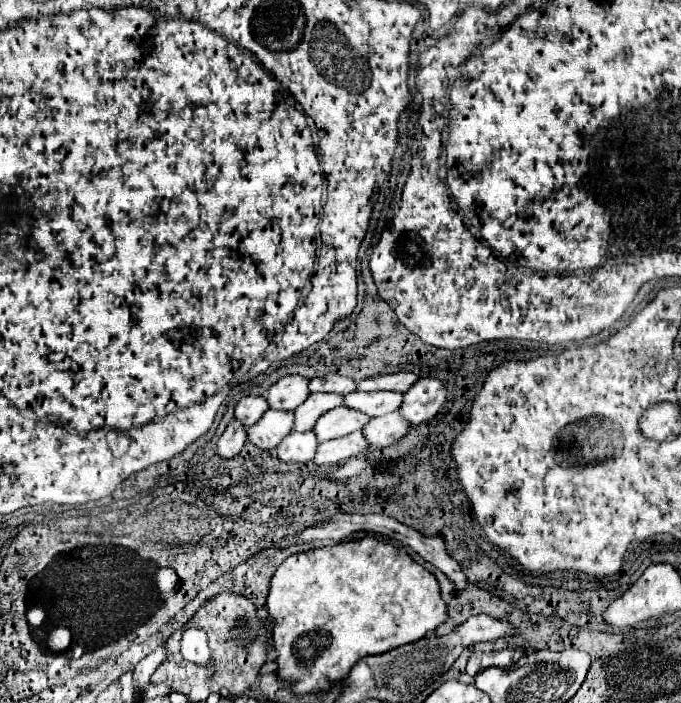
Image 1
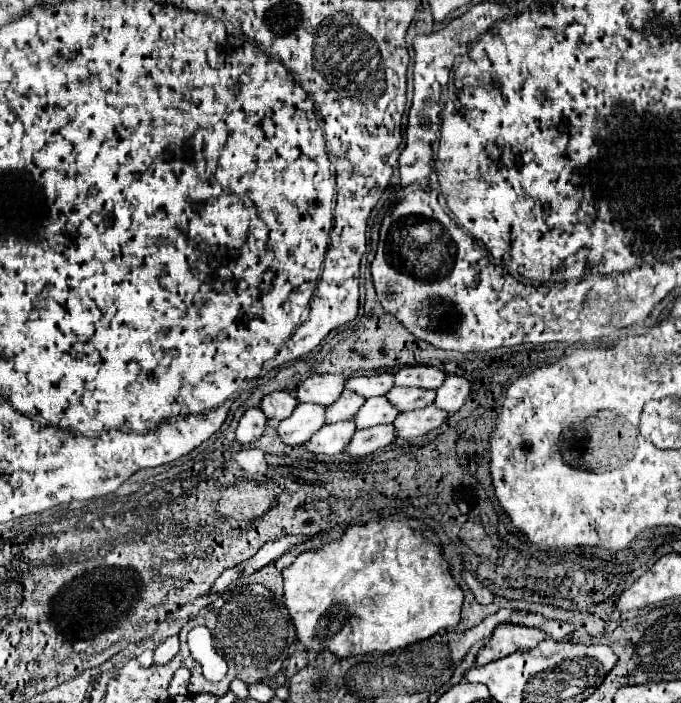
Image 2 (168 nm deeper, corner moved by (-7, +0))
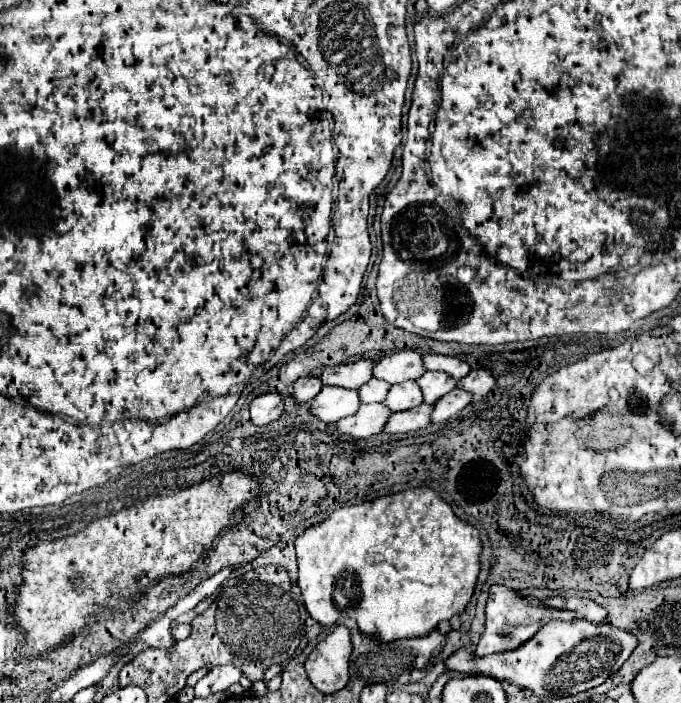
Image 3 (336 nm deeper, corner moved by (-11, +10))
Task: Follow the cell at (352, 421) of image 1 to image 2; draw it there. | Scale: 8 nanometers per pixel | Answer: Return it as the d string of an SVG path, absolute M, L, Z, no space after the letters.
M378 396L378 398L368 398L352 420L356 422L356 430L360 428L364 430L378 424L392 424L396 416L398 410L384 396Z

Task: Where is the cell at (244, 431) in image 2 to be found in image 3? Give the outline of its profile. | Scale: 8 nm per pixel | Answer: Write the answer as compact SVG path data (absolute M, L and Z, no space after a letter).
M262 394L250 404L250 420L256 426L270 424L278 420L284 412L284 398L280 394Z

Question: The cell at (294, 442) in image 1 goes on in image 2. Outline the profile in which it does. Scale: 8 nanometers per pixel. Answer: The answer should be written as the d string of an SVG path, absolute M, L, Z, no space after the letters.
M338 422L324 424L306 444L304 448L312 454L340 454L342 448L350 442L354 434L354 422Z

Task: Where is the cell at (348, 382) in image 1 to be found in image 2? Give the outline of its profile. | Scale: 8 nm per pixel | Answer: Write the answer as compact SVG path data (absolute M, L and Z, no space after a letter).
M374 374L374 376L352 376L346 382L346 388L364 396L382 396L392 388L392 374Z

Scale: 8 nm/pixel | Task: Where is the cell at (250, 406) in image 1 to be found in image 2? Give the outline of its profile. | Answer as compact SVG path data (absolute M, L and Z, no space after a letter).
M272 392L272 394L266 394L262 400L260 400L260 410L264 412L264 416L272 422L280 422L284 418L288 418L292 414L292 410L296 408L296 398L290 394L290 392Z

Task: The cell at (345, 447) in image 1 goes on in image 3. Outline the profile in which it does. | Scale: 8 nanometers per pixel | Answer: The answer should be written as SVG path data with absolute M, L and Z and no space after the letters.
M420 404L412 410L404 410L404 412L394 412L390 416L390 420L384 426L384 432L388 434L396 434L396 432L412 432L412 430L420 430L424 426L430 424L430 416L432 416L432 404Z

